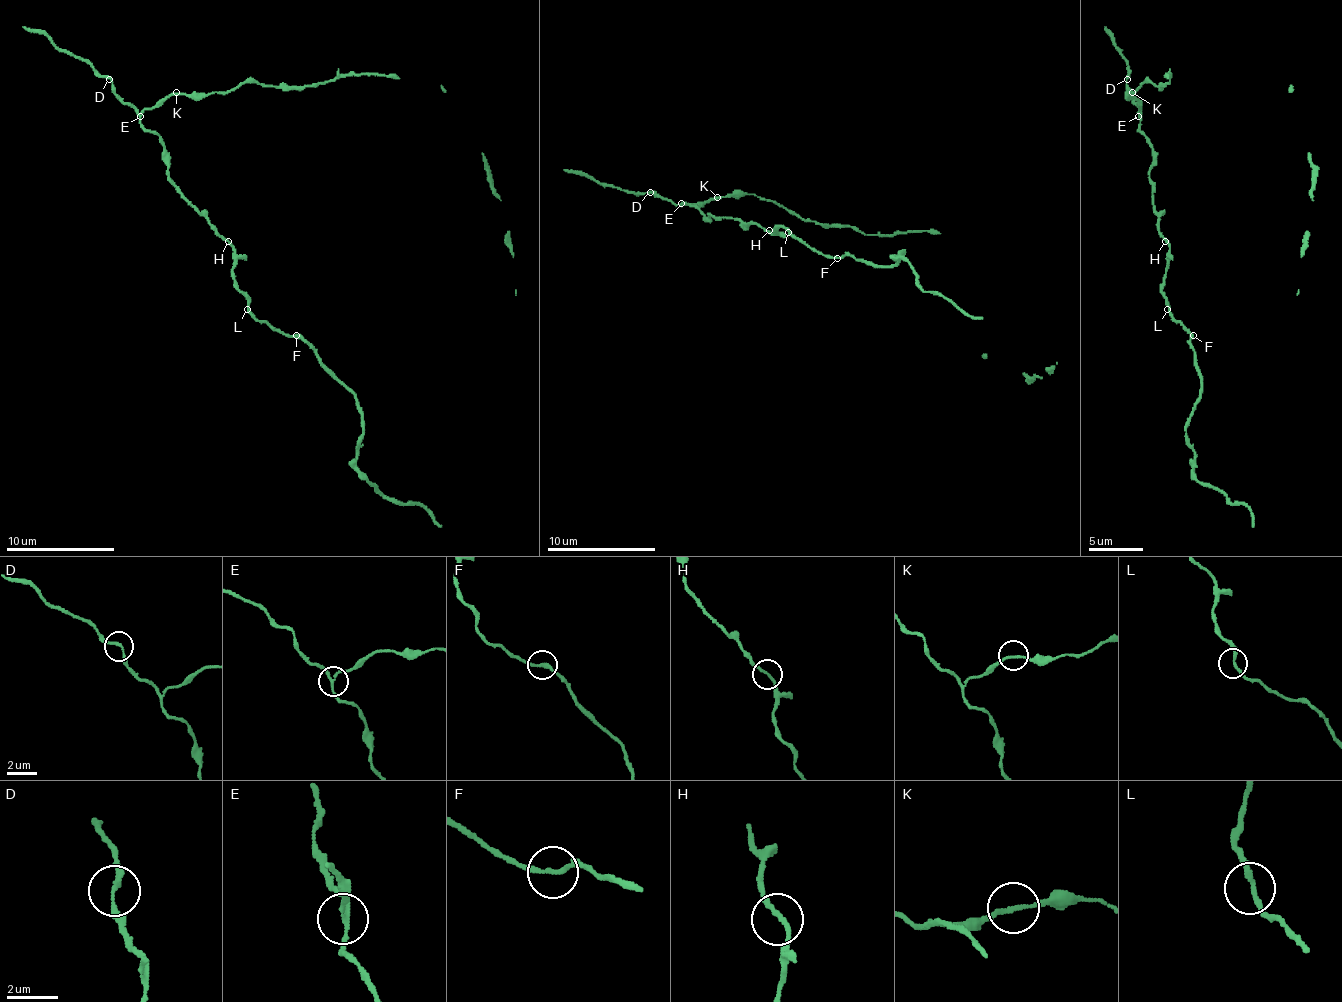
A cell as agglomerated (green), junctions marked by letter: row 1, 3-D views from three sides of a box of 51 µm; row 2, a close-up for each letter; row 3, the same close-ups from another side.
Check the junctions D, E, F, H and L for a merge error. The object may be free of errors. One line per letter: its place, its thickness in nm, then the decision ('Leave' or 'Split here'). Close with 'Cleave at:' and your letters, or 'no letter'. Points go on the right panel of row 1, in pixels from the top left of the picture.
D: Place: (1127, 79). Thickness 170 nm. Leave
E: Place: (1138, 116). Thickness 150 nm. Split here
F: Place: (1193, 335). Thickness 200 nm. Leave
H: Place: (1165, 241). Thickness 170 nm. Leave
L: Place: (1167, 309). Thickness 190 nm. Leave
Cleave at: E

